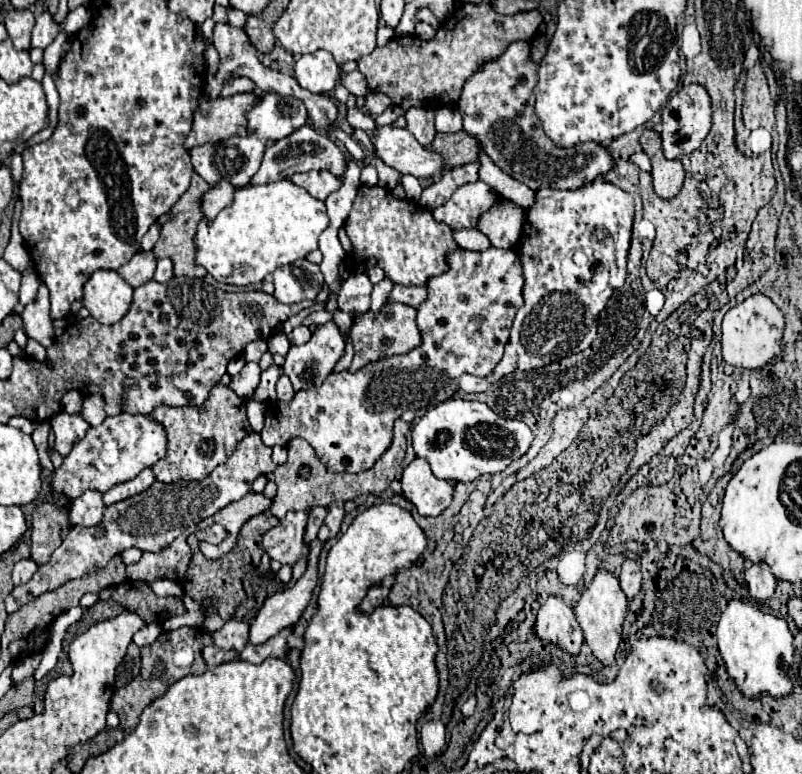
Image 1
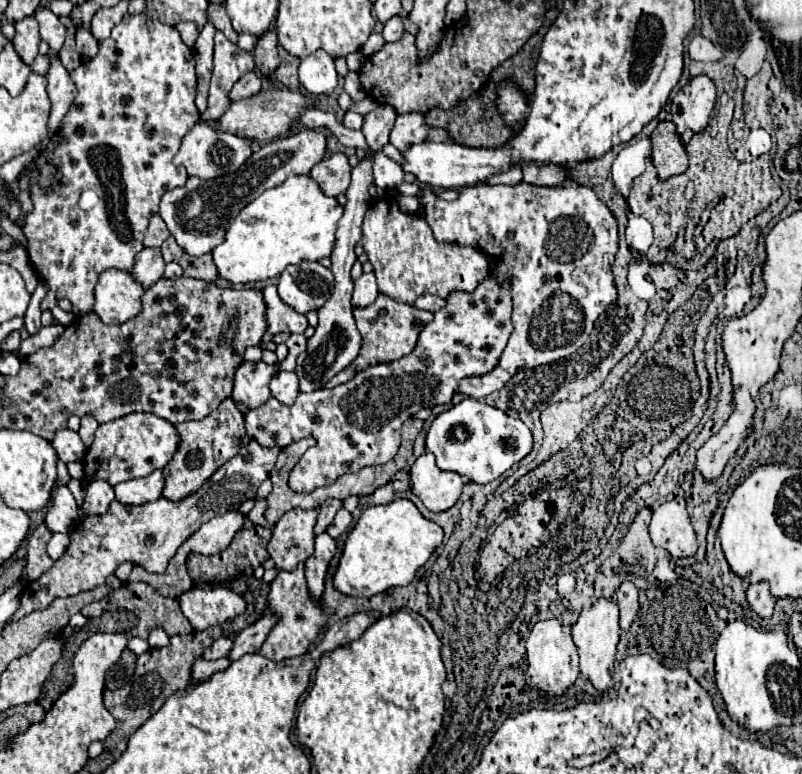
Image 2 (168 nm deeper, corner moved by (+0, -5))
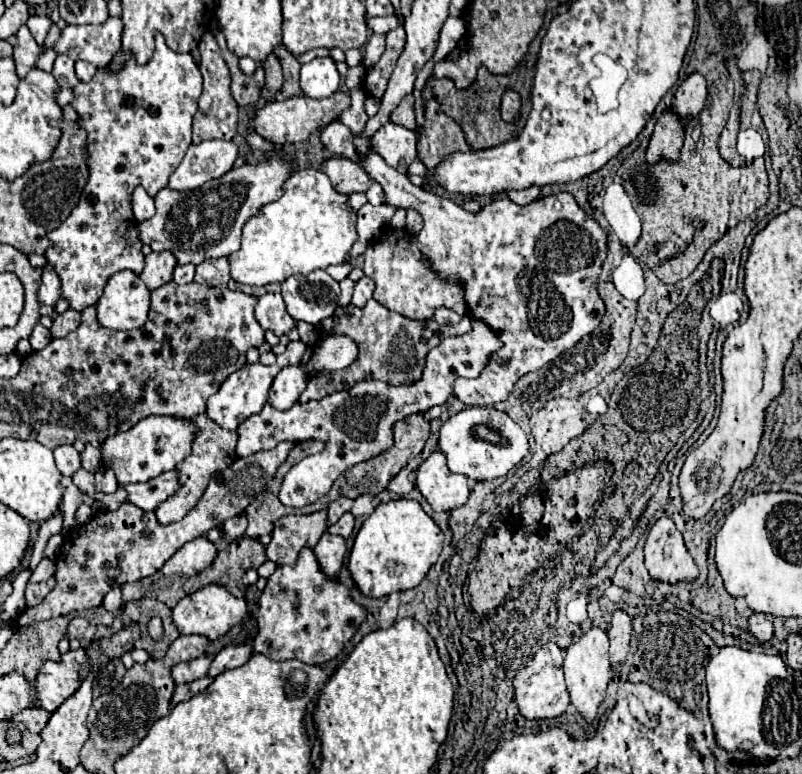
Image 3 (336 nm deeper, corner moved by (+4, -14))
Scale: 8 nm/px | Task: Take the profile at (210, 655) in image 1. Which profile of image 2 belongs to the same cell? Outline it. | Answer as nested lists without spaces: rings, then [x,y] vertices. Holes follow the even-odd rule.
[[[199,657],[195,663],[193,663],[193,681],[205,681],[209,679],[213,673],[217,671],[225,671],[227,667],[231,665],[231,659],[217,659],[217,661],[207,661],[203,657]]]

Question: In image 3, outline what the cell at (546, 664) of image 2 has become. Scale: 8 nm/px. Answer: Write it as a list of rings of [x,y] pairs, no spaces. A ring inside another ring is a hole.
[[[555,642],[543,644],[531,660],[523,664],[513,680],[515,688],[515,702],[519,706],[519,714],[527,720],[543,720],[543,718],[557,718],[569,706],[569,692],[563,680],[563,656],[565,652],[557,648]]]

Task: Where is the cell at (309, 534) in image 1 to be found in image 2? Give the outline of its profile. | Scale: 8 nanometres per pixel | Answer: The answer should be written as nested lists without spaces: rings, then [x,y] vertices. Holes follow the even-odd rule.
[[[327,499],[327,501],[319,507],[319,517],[317,517],[317,525],[315,525],[315,535],[323,533],[323,531],[329,527],[329,523],[333,521],[333,517],[335,517],[335,513],[341,509],[341,505],[343,505],[343,501],[339,501],[339,499]]]

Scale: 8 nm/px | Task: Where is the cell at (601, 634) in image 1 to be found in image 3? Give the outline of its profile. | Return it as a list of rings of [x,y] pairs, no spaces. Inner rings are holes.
[[[591,628],[587,634],[583,634],[575,644],[571,644],[565,650],[565,662],[563,662],[563,670],[565,670],[565,684],[569,690],[569,698],[571,704],[577,708],[577,712],[589,722],[593,724],[597,720],[597,710],[599,704],[605,698],[605,690],[607,684],[611,680],[611,666],[609,666],[609,638],[607,632],[601,628]]]

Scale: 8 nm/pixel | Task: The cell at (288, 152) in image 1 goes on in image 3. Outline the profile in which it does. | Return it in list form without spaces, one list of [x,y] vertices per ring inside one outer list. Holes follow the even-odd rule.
[[[273,156],[265,162],[233,168],[225,176],[209,180],[191,192],[163,188],[153,198],[157,208],[155,216],[137,226],[141,242],[155,252],[171,250],[179,264],[201,264],[207,258],[231,256],[241,246],[241,228],[245,222],[255,216],[259,208],[283,194],[281,186],[289,176],[289,164],[281,156]]]

